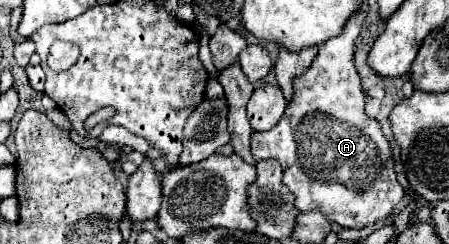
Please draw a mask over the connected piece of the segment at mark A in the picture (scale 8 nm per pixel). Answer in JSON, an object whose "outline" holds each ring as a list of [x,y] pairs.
{"outline":[[[356,16],[346,24],[344,32],[320,46],[318,56],[310,68],[294,78],[294,98],[288,104],[282,120],[268,132],[252,134],[252,156],[256,160],[276,158],[282,164],[282,182],[296,196],[296,208],[300,212],[318,210],[344,228],[364,228],[380,218],[386,218],[398,204],[404,202],[404,188],[396,180],[392,168],[392,148],[384,138],[380,124],[364,112],[364,92],[360,76],[354,68],[354,40],[360,34]]]}

